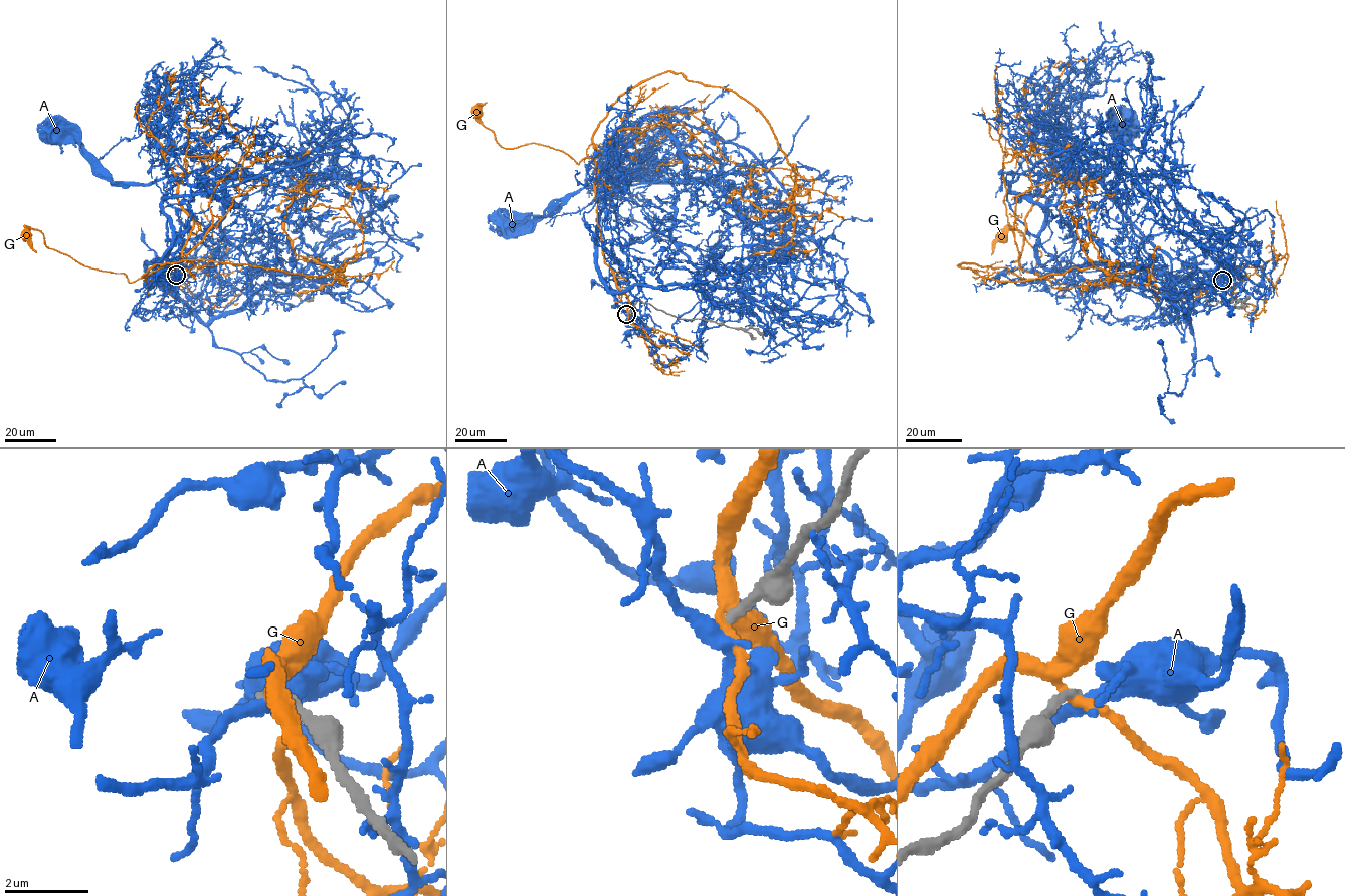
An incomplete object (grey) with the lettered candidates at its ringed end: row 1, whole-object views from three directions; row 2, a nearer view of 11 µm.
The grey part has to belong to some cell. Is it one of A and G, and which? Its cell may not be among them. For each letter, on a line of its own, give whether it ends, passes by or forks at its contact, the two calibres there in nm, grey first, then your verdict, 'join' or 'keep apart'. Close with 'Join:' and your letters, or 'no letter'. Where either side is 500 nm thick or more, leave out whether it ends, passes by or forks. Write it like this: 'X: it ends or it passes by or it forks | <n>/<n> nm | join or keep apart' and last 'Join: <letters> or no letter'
A: it passes by | 200/360 nm | keep apart
G: it forks | 240/240 nm | keep apart
Join: no letter

